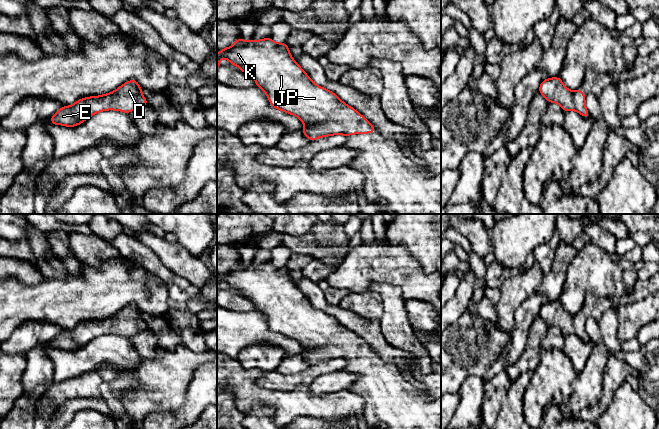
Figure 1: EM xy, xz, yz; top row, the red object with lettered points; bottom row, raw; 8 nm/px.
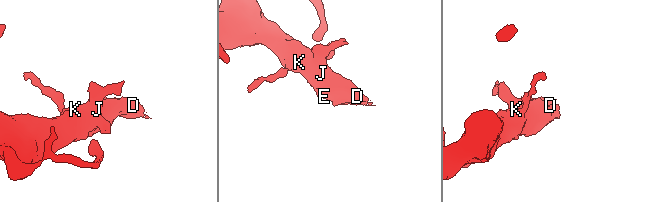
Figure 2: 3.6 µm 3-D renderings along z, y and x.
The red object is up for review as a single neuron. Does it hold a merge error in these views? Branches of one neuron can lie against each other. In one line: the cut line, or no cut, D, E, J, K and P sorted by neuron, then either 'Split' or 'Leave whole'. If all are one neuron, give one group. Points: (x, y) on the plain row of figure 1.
No split. Groups: D E J K P. Leave whole

